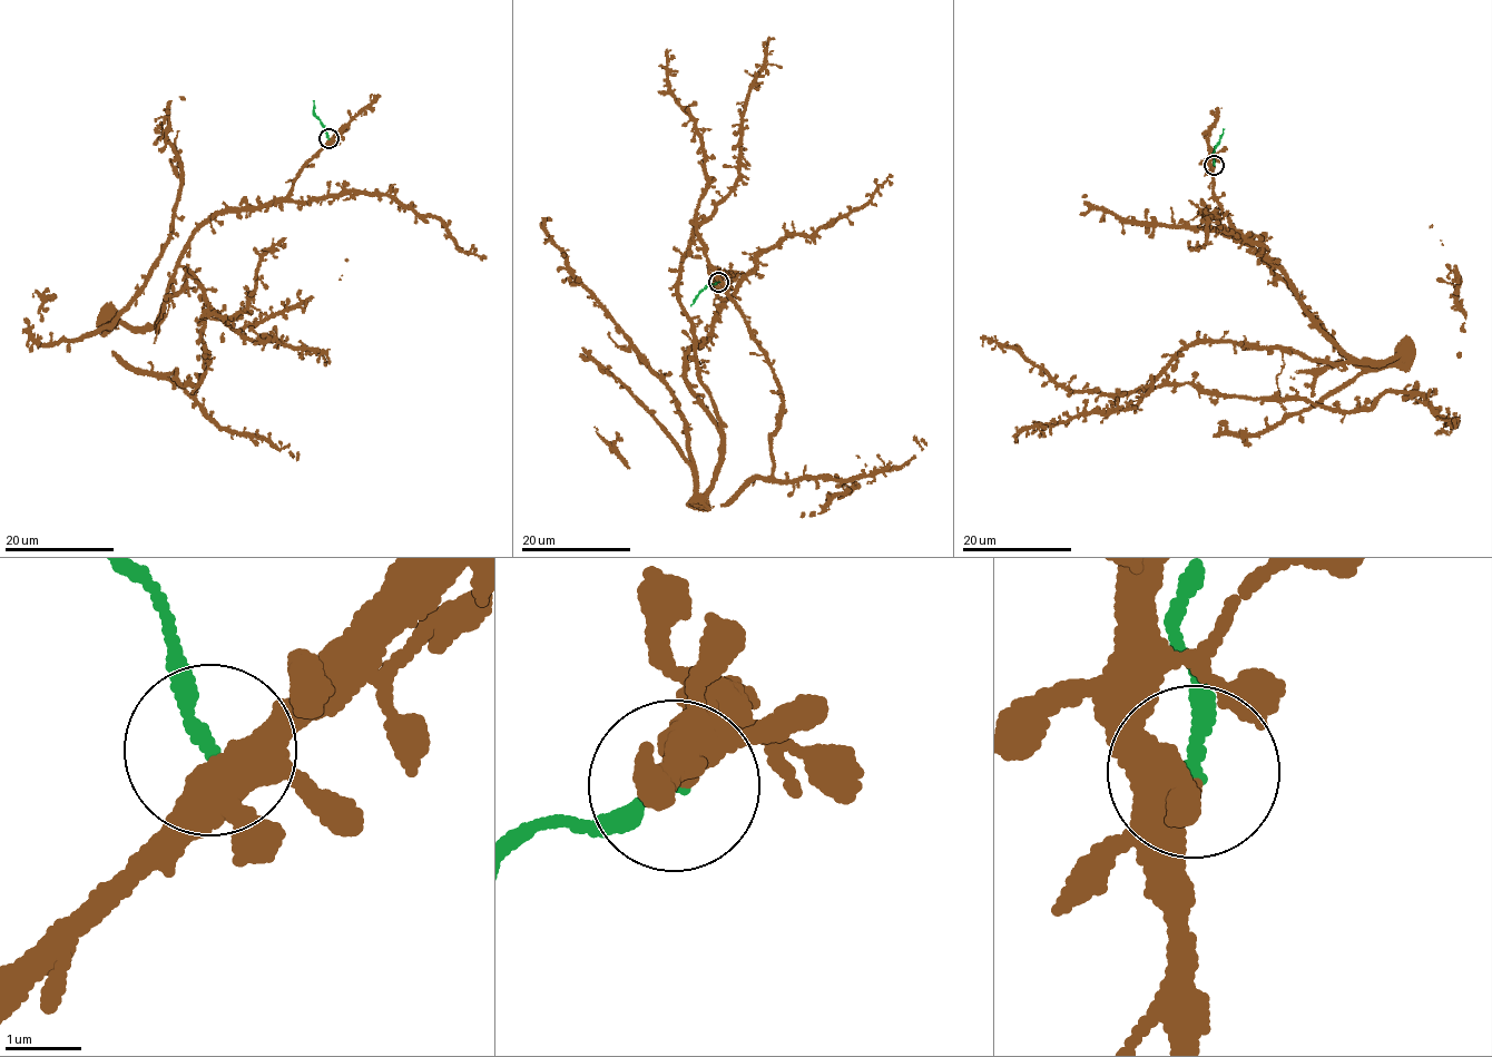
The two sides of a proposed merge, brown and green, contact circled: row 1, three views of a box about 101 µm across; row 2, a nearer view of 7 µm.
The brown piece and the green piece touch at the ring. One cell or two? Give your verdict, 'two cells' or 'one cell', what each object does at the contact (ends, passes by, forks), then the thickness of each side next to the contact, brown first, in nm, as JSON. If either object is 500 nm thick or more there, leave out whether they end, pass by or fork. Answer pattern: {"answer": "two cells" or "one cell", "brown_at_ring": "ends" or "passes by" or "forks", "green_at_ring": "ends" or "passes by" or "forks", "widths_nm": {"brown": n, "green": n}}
{"answer": "two cells", "brown_at_ring": "forks", "green_at_ring": "ends", "widths_nm": {"brown": 340, "green": 170}}

